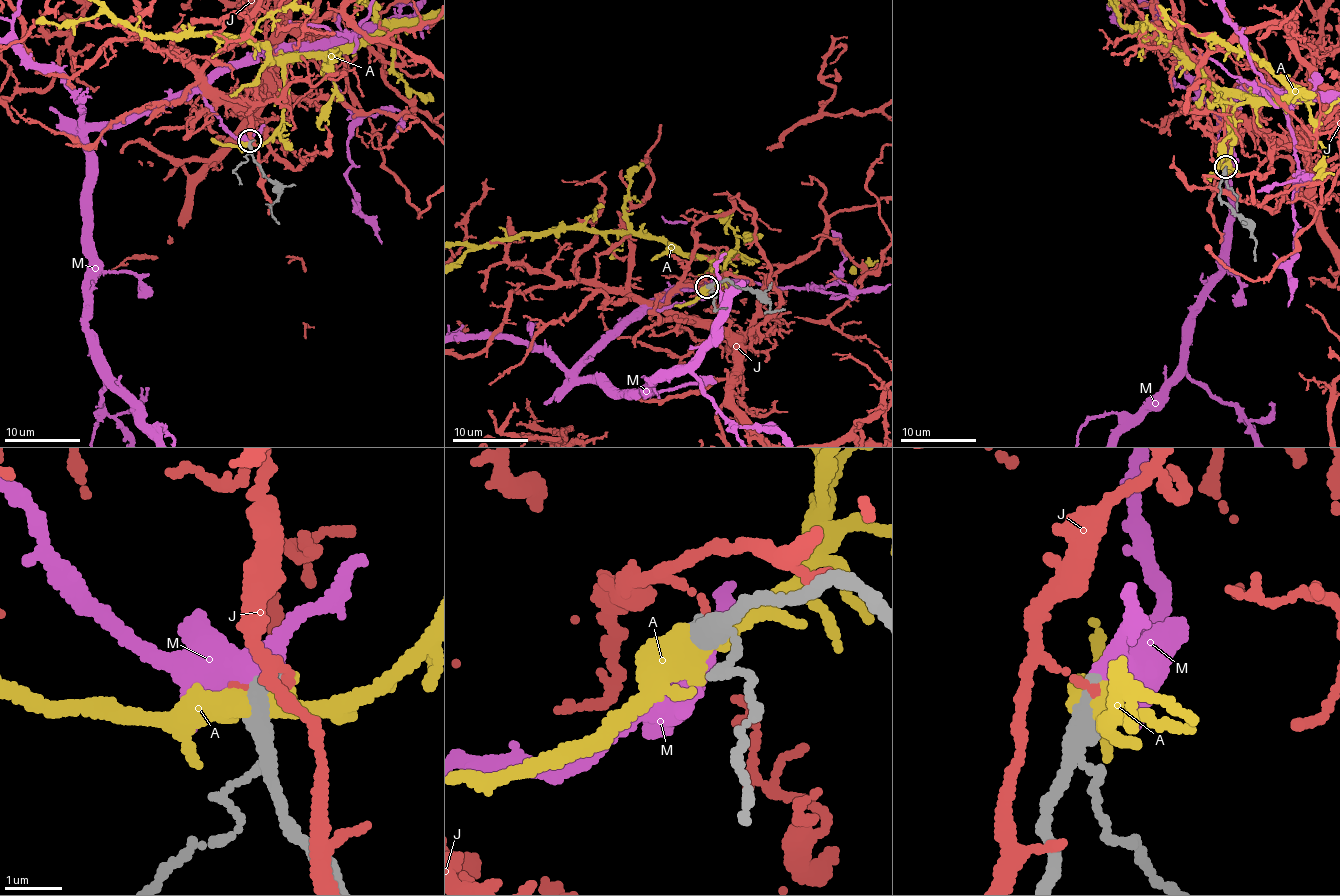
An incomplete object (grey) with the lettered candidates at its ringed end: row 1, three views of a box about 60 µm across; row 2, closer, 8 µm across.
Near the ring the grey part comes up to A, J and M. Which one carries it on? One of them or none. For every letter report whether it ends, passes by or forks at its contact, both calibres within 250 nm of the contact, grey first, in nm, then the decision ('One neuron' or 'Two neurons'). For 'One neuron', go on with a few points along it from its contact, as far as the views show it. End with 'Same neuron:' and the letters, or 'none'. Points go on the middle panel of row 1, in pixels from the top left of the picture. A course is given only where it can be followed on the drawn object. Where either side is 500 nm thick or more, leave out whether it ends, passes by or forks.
A: It passes by. Thickness 320 nm (grey) against 440 nm. Two neurons
J: It ends there. Thickness 400 nm (grey) against 170 nm. Two neurons
M: It passes by. Thickness 400 nm (grey) against 400 nm. One neuron
Same neuron: M

